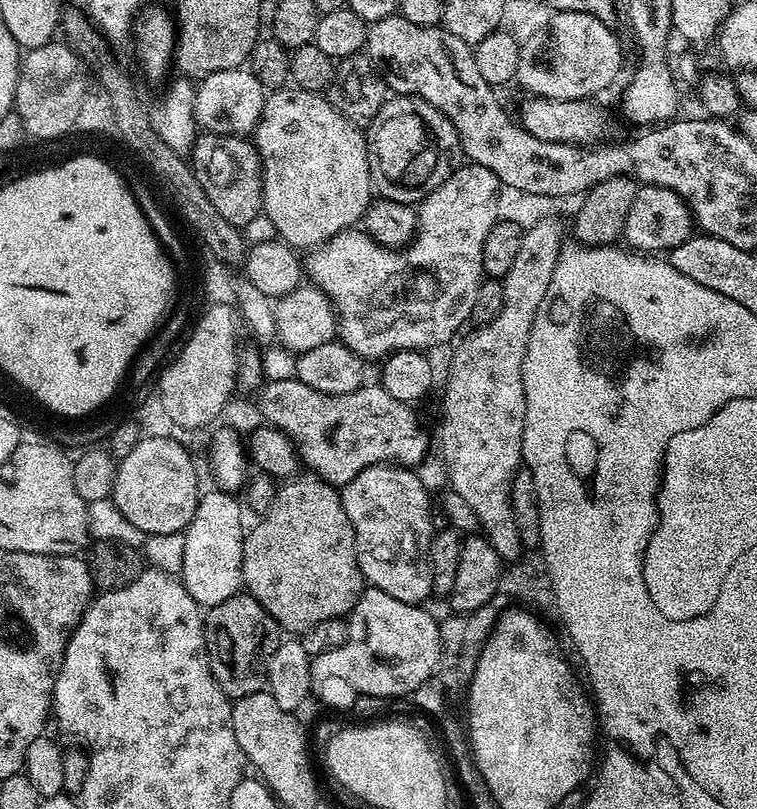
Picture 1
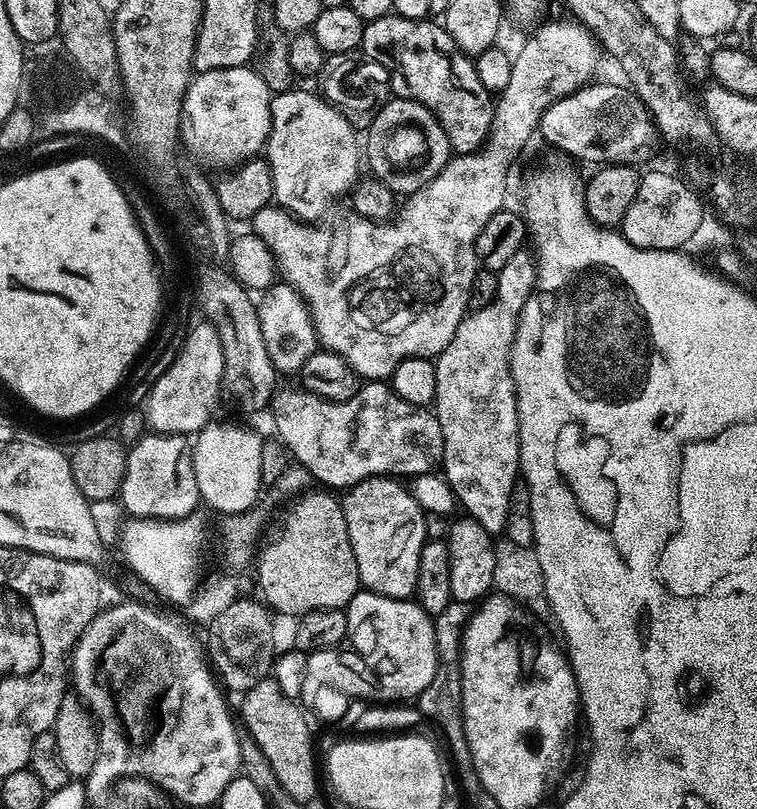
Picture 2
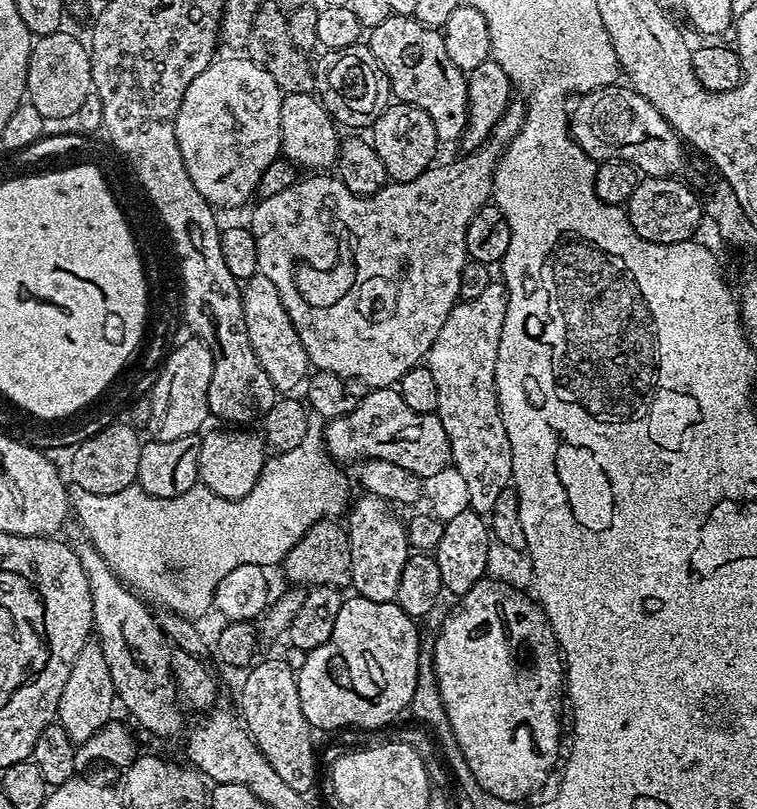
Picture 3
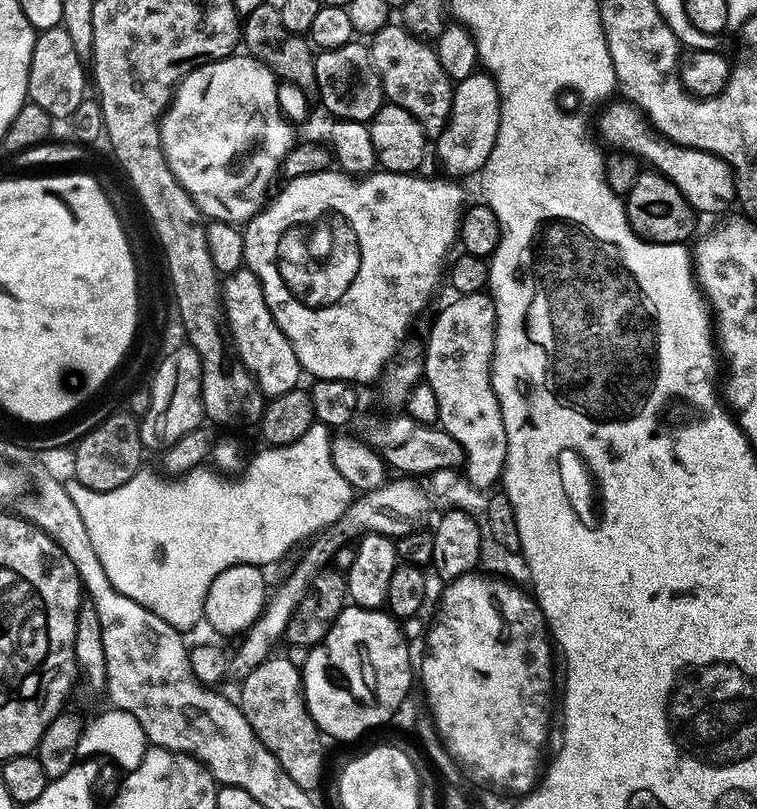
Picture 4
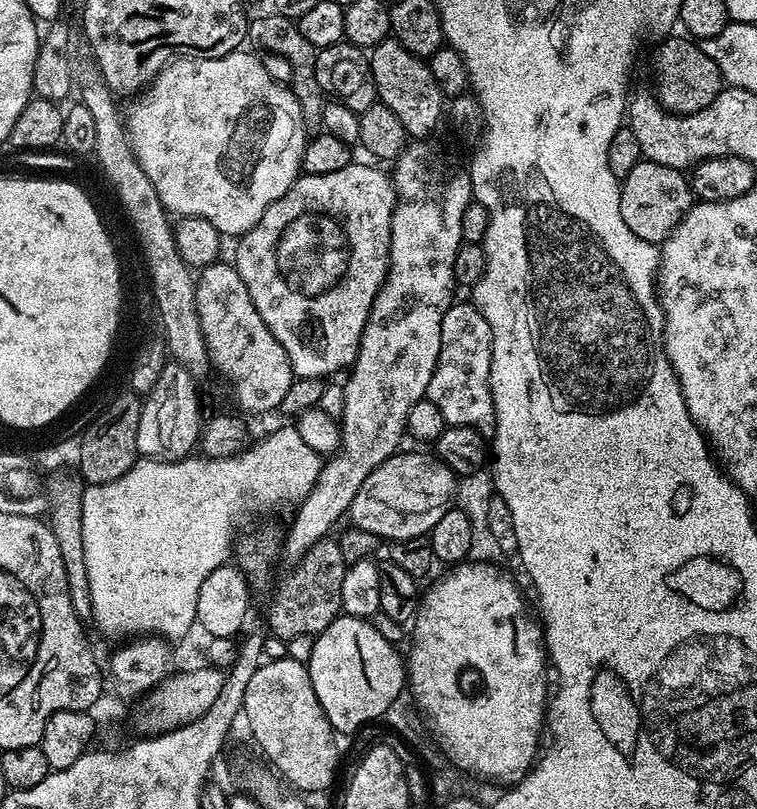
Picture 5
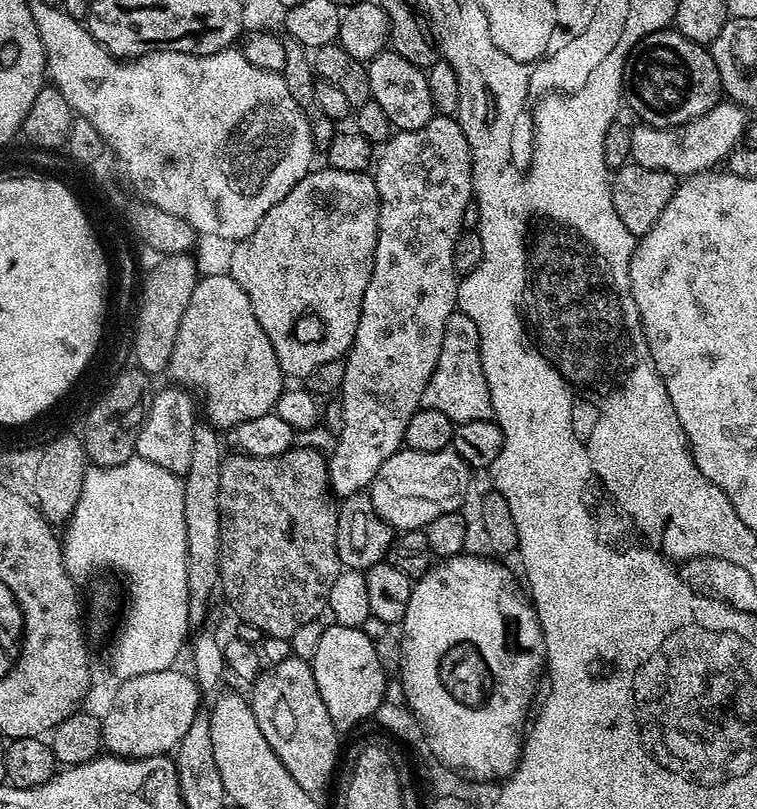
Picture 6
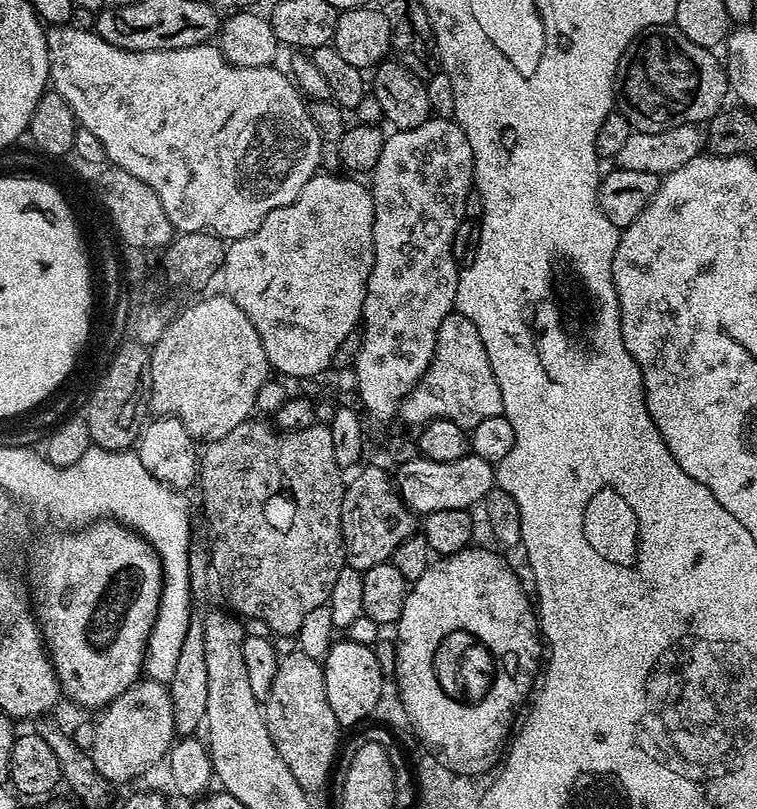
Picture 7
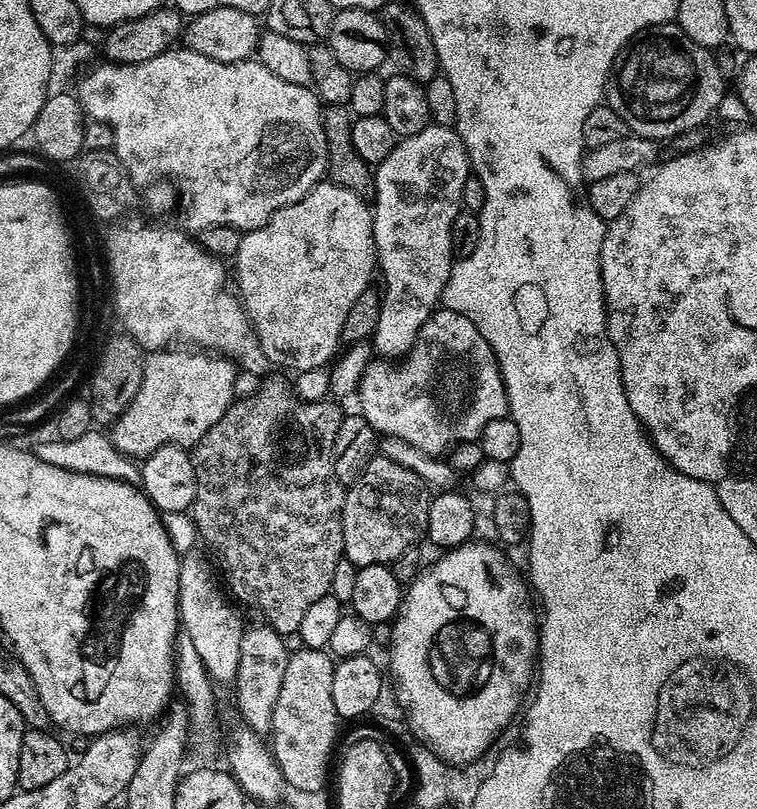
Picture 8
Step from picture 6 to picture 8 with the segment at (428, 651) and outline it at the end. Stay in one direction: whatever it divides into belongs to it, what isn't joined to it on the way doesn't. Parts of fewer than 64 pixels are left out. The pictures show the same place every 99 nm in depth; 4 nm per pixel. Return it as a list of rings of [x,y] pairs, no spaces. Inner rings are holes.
[[[469,542],[460,544],[457,548],[447,549],[443,554],[437,555],[440,557],[429,568],[427,565],[421,570],[416,575],[416,579],[407,585],[400,602],[400,611],[396,619],[391,621],[393,640],[386,649],[386,655],[388,655],[389,662],[392,663],[390,680],[396,687],[397,700],[406,709],[406,715],[412,716],[412,728],[415,732],[420,732],[422,739],[428,740],[428,745],[436,748],[437,754],[445,756],[448,762],[467,762],[470,757],[476,756],[478,749],[484,748],[486,741],[492,740],[492,735],[506,732],[507,724],[515,718],[516,711],[518,711],[518,716],[522,705],[525,703],[524,691],[527,688],[529,691],[534,680],[534,669],[538,664],[540,646],[538,612],[537,609],[536,612],[532,609],[533,597],[530,595],[529,585],[523,575],[520,577],[512,569],[511,562],[499,550],[501,551],[492,542]]]

